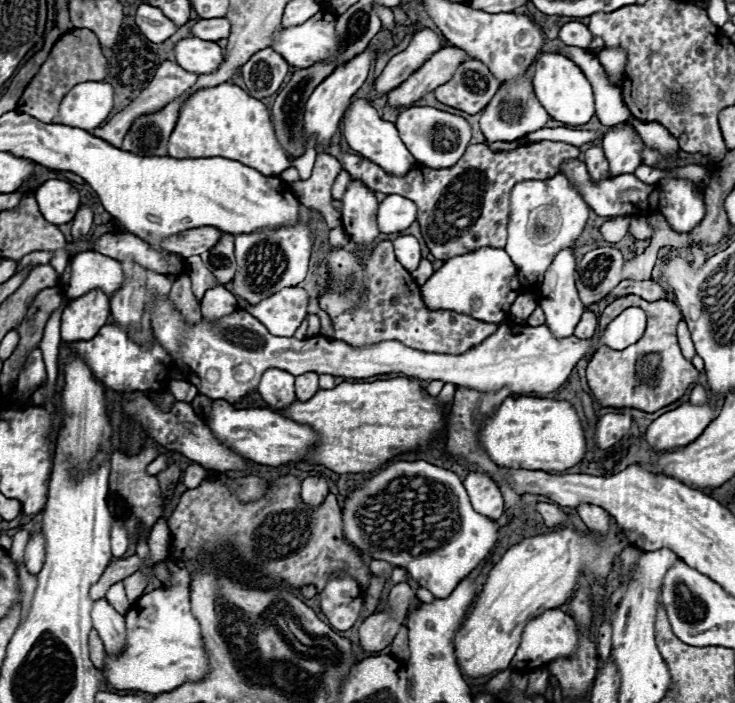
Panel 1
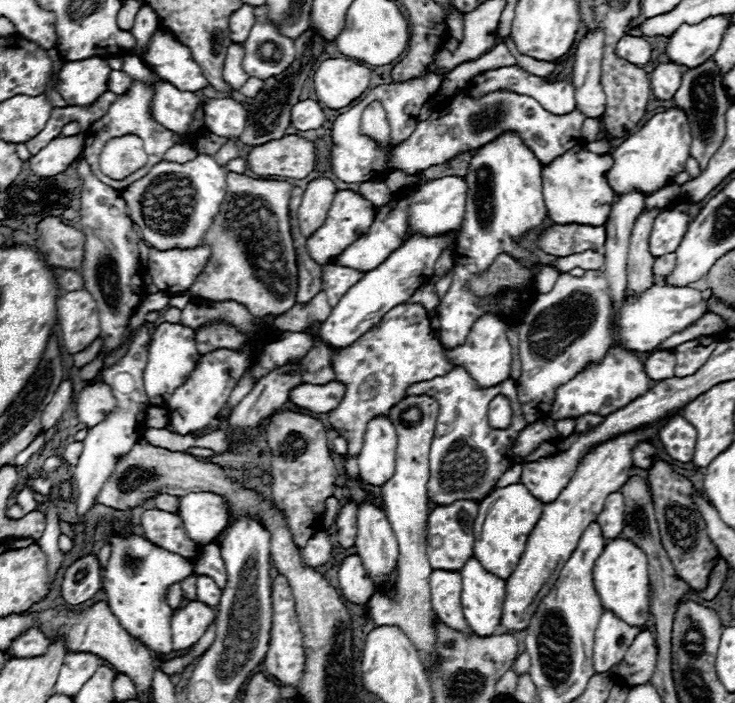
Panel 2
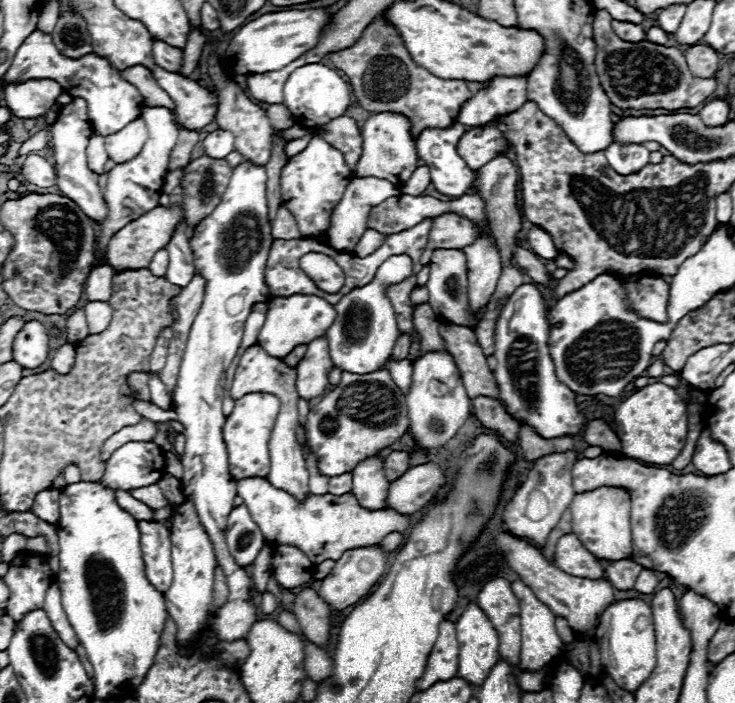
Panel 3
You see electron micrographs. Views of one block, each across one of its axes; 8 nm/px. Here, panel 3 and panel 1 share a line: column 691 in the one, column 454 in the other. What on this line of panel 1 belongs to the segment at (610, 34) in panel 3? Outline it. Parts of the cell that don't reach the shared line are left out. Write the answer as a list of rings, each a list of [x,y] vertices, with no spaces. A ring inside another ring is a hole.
[[[464,60],[452,74],[452,78],[434,90],[438,102],[452,108],[460,108],[468,114],[478,114],[488,106],[498,92],[500,82],[478,60]]]

